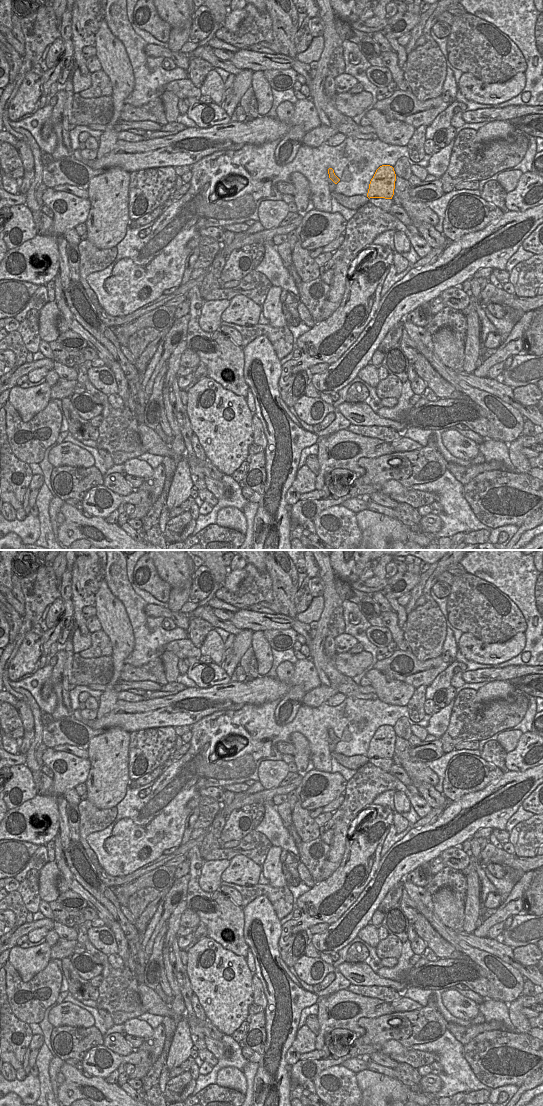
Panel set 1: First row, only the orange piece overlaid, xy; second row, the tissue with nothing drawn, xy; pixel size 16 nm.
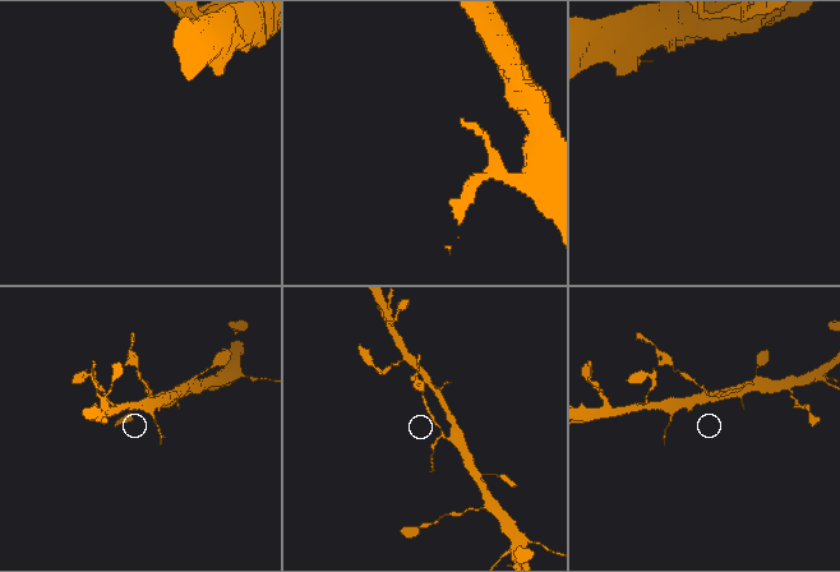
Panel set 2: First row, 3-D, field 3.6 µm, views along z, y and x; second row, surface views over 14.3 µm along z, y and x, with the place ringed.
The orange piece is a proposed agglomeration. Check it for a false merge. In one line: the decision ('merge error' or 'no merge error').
merge error

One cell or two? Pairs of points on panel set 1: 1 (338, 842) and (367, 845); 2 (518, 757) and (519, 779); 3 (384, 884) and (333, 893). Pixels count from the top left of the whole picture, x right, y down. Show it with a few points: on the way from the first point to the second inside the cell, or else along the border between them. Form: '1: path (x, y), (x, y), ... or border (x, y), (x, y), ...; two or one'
1: border (348, 824), (345, 851), (339, 866); two
2: border (532, 767), (523, 771), (508, 771); two
3: border (377, 868), (372, 879), (350, 907); two

